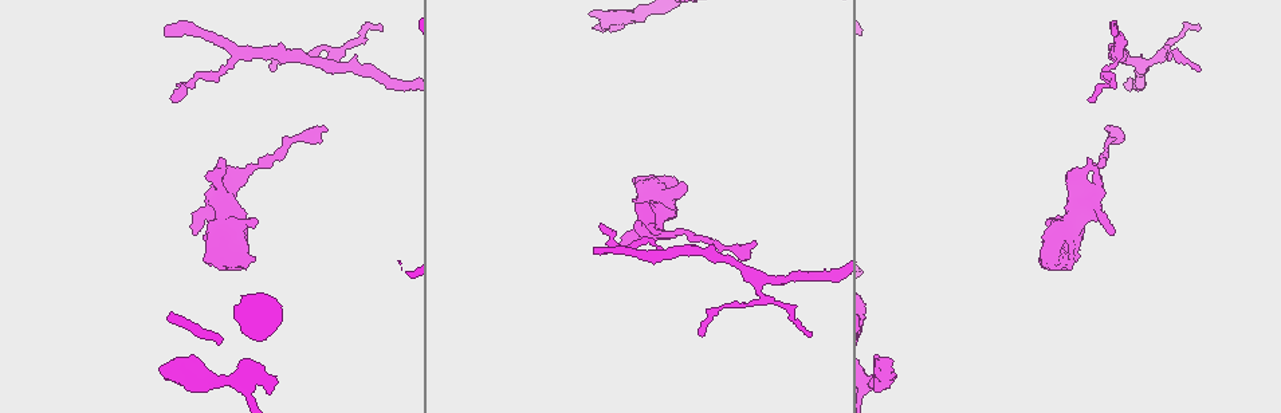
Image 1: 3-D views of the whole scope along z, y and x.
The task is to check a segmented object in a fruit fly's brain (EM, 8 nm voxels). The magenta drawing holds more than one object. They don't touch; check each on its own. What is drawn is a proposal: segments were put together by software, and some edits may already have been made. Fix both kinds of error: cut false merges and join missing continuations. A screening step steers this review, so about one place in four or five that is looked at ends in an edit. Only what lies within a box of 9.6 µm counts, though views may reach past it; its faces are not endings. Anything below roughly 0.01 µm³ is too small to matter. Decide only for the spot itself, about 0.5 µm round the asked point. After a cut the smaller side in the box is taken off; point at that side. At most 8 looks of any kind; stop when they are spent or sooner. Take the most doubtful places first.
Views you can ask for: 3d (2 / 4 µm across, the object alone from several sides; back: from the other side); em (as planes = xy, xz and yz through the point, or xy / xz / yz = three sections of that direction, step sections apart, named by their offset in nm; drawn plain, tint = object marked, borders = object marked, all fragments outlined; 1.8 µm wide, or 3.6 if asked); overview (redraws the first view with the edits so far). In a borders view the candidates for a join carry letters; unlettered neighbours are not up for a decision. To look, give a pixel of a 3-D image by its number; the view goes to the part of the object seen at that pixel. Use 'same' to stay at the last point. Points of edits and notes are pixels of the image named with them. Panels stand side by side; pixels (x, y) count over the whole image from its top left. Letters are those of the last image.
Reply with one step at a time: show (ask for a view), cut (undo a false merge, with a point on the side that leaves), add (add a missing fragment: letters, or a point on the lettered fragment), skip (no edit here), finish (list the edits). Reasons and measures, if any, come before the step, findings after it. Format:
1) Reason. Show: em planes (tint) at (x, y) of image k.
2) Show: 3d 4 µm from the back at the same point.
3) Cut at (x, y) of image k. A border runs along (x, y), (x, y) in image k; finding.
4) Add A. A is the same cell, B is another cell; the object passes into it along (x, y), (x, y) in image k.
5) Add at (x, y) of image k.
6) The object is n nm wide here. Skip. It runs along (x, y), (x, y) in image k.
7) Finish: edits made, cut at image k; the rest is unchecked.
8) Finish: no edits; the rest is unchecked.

Narrows sharply. Show: em planes (borders) at (347, 45) of image 1.

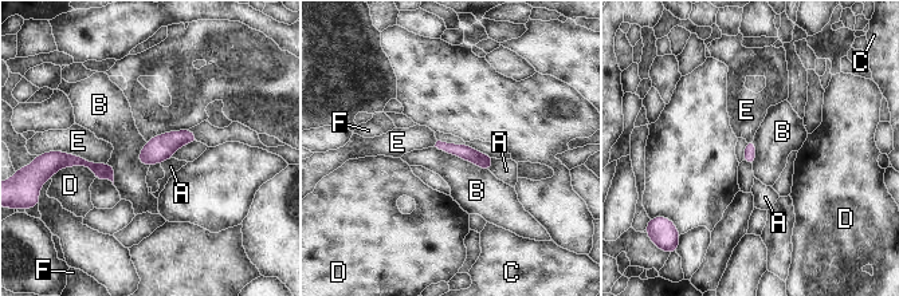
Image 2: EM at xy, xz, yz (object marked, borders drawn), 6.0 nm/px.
The object is 80 nm wide here. Skip. A, B, C, D, E and F are other cells; a border runs along (434, 146), (474, 162), (489, 172) in image 2; one cell here.

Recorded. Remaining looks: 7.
Free end. Show: em planes (tint) at (655, 226) of image 1.

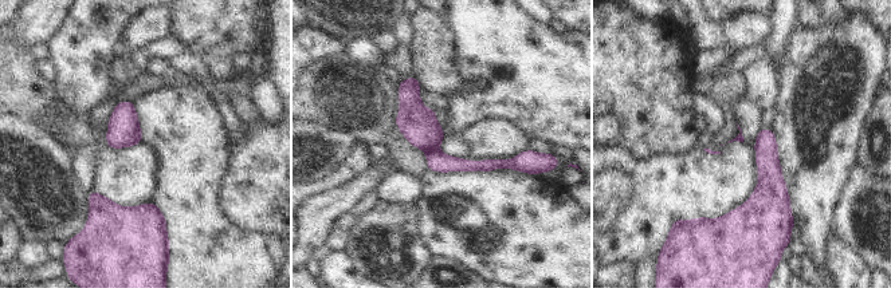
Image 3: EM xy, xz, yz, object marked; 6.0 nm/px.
Show: em planes (borders) at the same point.

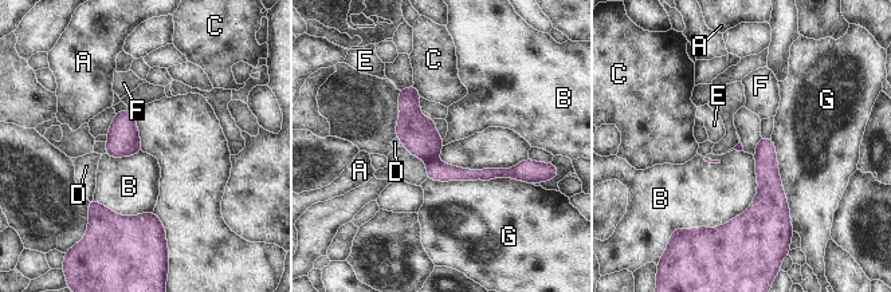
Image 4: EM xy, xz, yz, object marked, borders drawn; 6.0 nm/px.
The object is 130 nm wide here. Skip. A, B, C, D, E, F and G are other cells; it runs along (401, 93), (444, 173), (519, 169) in image 4; none of them fits.

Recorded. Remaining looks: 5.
An open end. Show: em xy step 4 (borders) at (167, 28) of image 1.

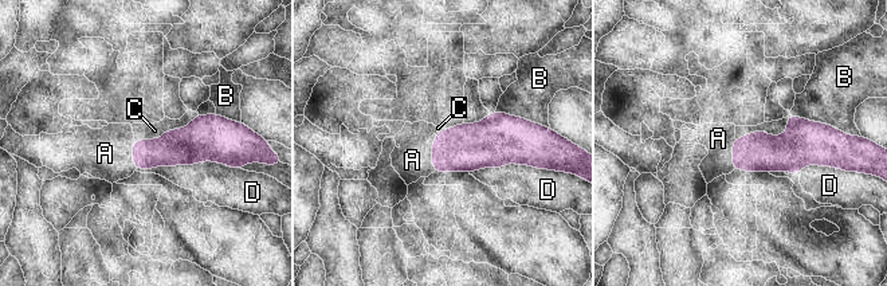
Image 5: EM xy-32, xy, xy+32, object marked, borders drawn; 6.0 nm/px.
The longest contact is with D, 600 nm. Add at (412, 160) of image 5. A is the same cell, B, C and D are other cells; the object passes into it along (468, 147), (432, 152), (412, 160) in image 5; it goes on there.

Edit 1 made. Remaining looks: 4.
Finish: edits made, add at image 5; the rest is unchecked.

